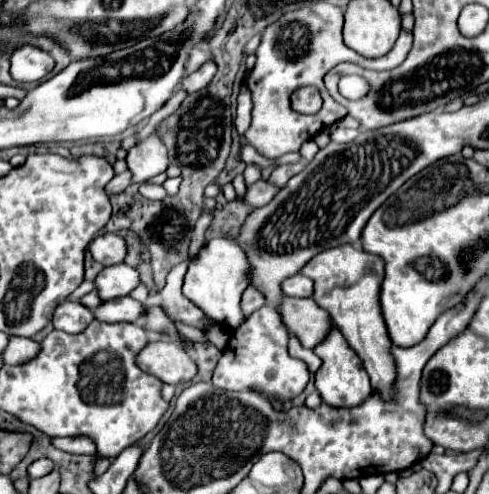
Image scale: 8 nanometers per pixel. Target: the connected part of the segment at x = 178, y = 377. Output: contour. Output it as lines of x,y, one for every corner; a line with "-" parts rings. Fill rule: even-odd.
154,340
138,354
138,366
164,384
190,382
198,374
196,362
182,346
170,340

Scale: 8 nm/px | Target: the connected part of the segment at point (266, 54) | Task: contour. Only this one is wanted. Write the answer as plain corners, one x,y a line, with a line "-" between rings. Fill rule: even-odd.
316,2
314,6
284,14
280,20
276,20
262,32
262,42
256,50
258,60
246,80
252,92
254,110
252,124
244,132
242,144
250,144
266,158
278,158
288,152
298,152
306,140
312,140
320,130
332,126
334,122
340,122
346,116
346,108
332,100
322,82
328,70
332,70
340,62
354,62
370,70
392,70
394,66
400,66
406,60
412,48
412,34
402,30
394,48
384,58
364,58
344,44
342,24
344,14
338,6
330,6
328,2
-
306,84
316,86
324,98
322,110
314,116
304,116
290,108
290,94
296,90
296,86

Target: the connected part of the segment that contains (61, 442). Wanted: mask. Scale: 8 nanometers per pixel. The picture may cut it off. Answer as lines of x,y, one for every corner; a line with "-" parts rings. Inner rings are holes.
74,436
74,438
52,438
52,444
68,454
96,454
96,446
90,438

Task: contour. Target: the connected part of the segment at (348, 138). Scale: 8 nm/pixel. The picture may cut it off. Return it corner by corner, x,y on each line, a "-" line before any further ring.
336,128
336,130
330,134
330,138
332,138
332,142
340,142
340,144
344,144
344,142
352,142
358,134
360,134
358,130
350,130
350,128

